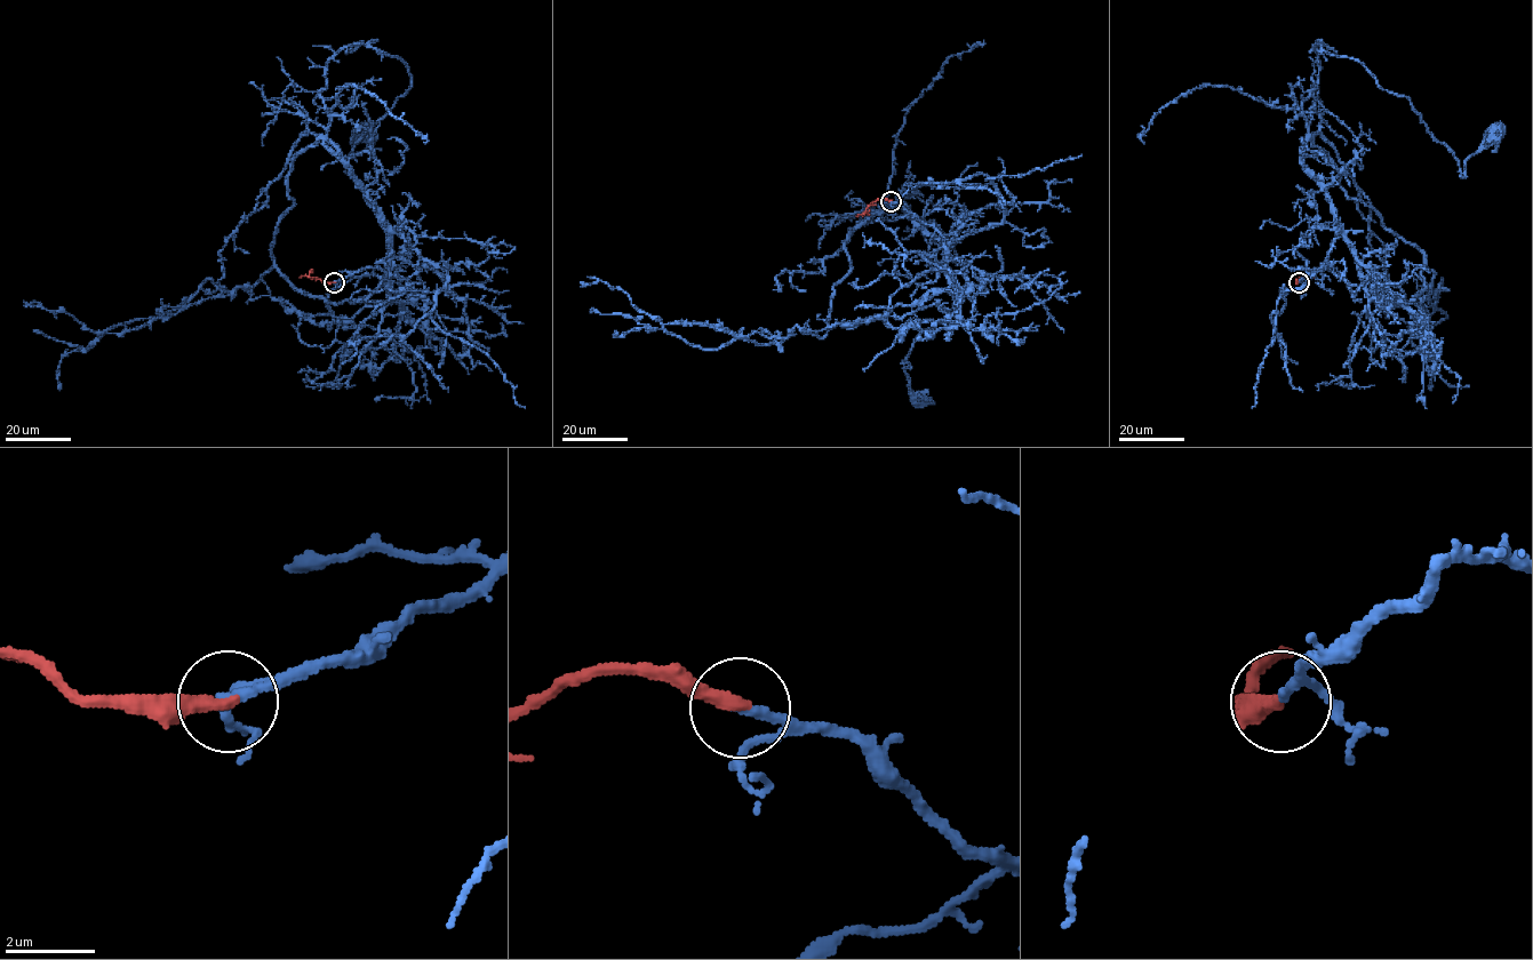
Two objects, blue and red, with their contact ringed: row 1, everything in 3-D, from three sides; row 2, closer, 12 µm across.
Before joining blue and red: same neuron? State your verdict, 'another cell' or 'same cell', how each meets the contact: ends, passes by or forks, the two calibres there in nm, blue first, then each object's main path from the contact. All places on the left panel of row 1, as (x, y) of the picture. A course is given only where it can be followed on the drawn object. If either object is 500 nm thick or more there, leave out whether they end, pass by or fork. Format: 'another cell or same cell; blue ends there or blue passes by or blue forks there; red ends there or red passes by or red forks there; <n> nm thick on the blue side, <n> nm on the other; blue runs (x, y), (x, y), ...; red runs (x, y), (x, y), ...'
same cell; blue ends there; red ends there; 220 nm thick on the blue side, 320 nm on the other; blue runs (334, 282), (390, 285), (319, 95), (359, 42), (410, 78), (353, 177), (361, 129); red runs (334, 282), (306, 276), (298, 278)

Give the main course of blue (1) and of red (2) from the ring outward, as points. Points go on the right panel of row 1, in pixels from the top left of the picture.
1: (1299, 282), (1327, 268), (1362, 282), (1304, 168), (1317, 42), (1405, 96), (1463, 177), (1494, 129)
2: (1299, 282), (1299, 279), (1311, 276), (1314, 278)

